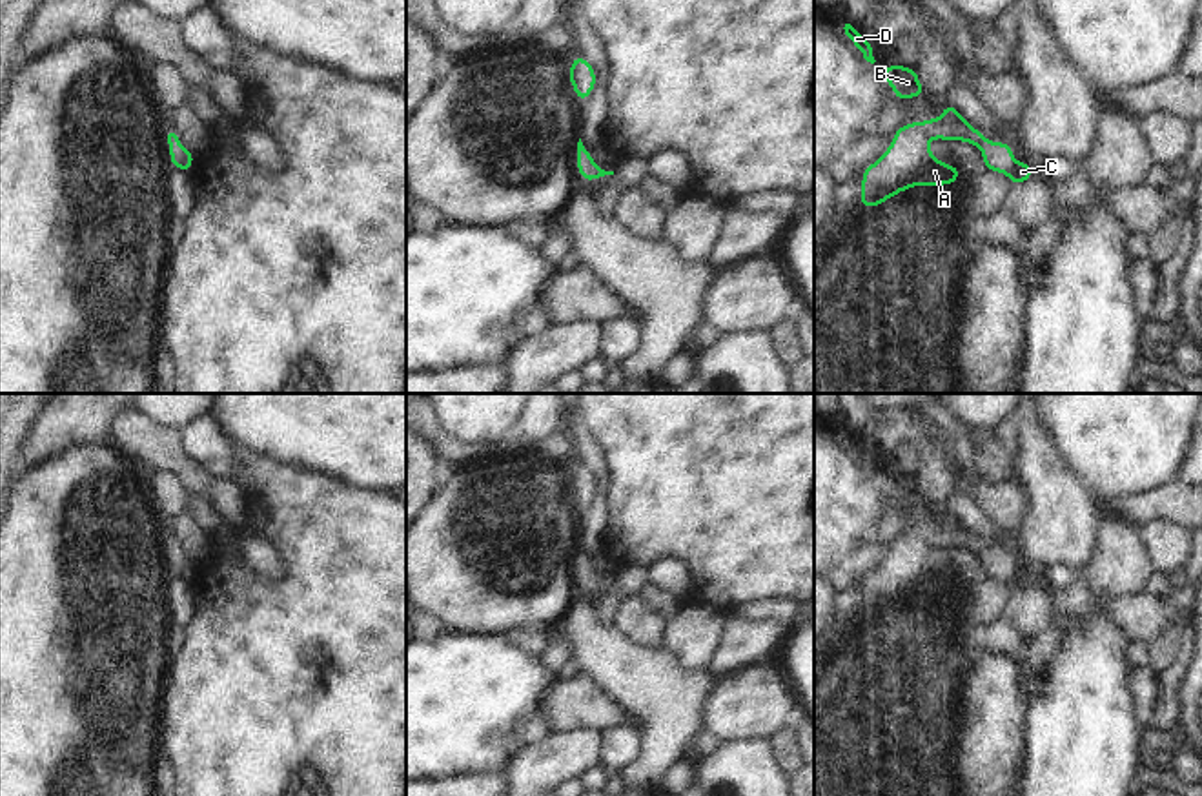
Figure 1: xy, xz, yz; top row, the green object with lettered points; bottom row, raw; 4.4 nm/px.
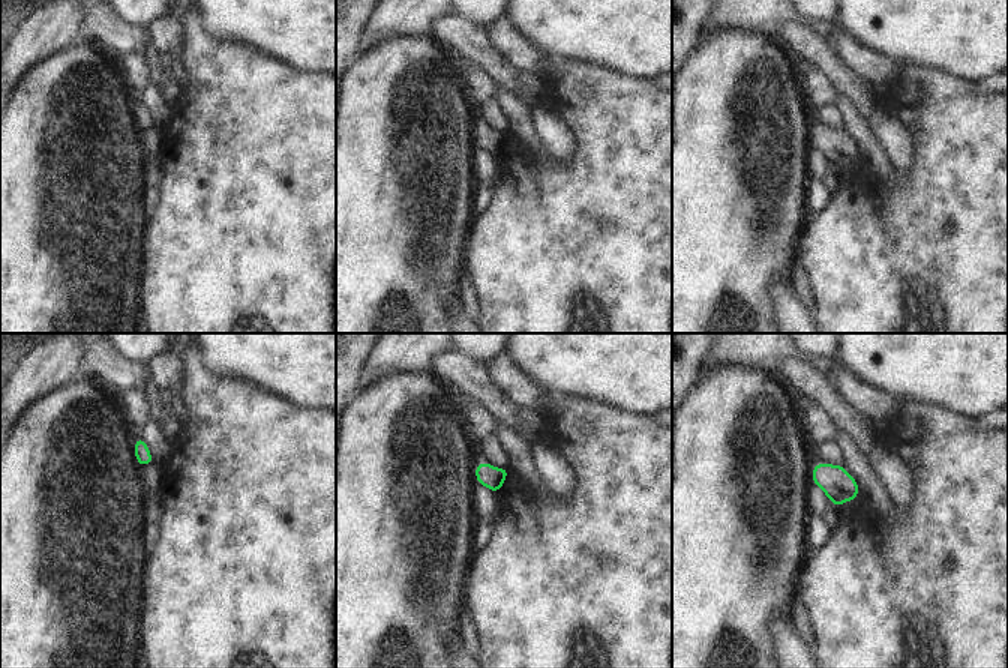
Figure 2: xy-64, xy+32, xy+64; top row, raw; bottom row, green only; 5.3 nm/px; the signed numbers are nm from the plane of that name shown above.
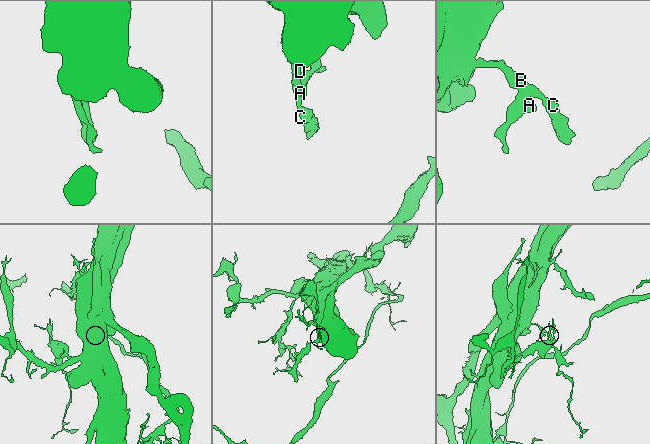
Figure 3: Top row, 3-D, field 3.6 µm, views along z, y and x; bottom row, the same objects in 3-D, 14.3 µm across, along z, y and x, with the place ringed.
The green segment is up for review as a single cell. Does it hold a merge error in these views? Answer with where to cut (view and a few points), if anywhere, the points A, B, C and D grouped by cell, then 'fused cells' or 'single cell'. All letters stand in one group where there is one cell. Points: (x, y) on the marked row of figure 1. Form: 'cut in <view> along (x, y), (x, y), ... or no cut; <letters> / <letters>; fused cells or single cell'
no cut; A B C D; single cell

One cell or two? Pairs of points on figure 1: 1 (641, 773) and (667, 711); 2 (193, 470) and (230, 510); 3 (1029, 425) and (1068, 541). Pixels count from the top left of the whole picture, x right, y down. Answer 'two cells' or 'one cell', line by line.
1: one cell
2: two cells
3: one cell

